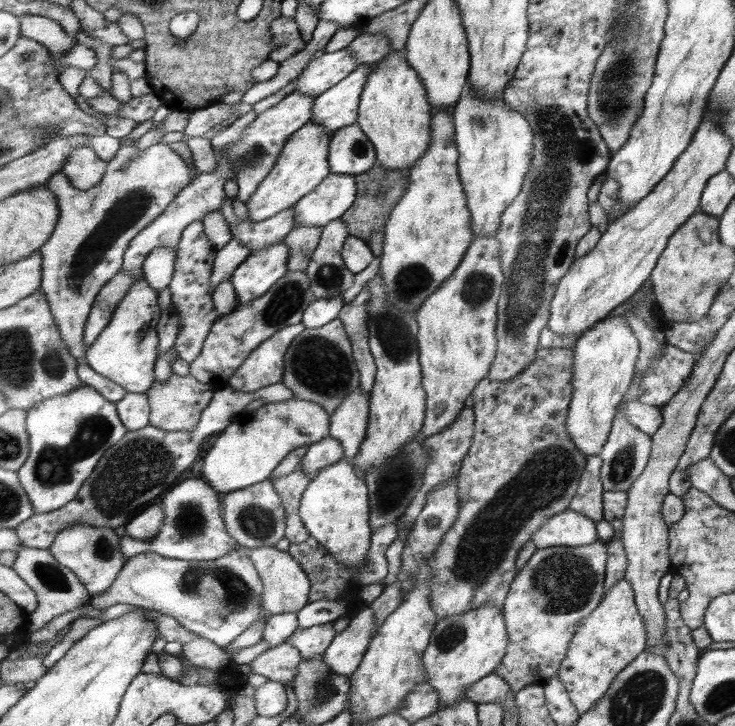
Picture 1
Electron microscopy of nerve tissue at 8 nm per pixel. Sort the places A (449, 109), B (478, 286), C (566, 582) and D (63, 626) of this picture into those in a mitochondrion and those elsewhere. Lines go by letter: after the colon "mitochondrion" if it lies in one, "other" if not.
A: other
B: mitochondrion
C: mitochondrion
D: other

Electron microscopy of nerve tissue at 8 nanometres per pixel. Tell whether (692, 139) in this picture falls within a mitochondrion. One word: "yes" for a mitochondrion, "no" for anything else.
no

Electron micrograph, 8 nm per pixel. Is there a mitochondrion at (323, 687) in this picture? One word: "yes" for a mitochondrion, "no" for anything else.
yes

